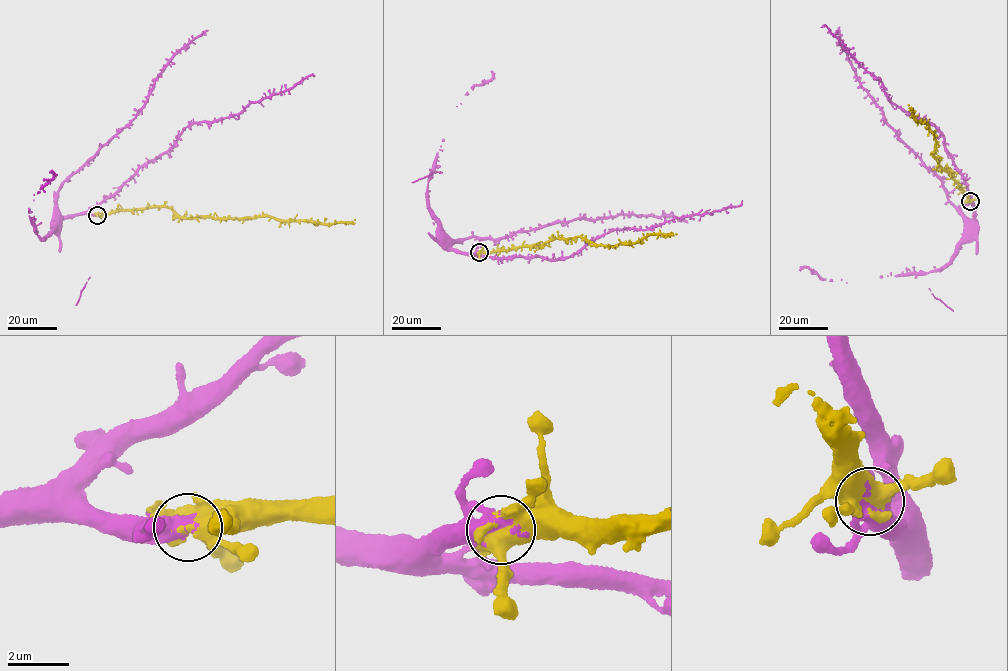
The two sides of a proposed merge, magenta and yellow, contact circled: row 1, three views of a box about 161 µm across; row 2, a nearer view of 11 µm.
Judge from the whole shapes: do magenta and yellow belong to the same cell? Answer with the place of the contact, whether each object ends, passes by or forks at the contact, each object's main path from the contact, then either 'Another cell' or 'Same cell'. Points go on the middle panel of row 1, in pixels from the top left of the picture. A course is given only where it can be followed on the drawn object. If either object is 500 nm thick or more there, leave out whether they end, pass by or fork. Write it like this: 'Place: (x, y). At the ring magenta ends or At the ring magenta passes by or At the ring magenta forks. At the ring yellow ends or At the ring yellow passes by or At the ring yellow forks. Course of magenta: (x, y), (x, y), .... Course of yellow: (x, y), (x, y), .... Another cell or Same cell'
Place: (479, 252). Course of magenta: (479, 252), (474, 254), (554, 260), (578, 252), (613, 230), (645, 230), (742, 204), (742, 200). Course of yellow: (479, 252), (527, 244), (541, 246), (548, 241), (581, 236), (598, 245), (611, 245), (660, 233), (677, 234). Same cell

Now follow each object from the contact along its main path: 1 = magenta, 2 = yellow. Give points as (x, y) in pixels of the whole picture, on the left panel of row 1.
1: (97, 214), (89, 212), (119, 191), (139, 168), (171, 150), (185, 128), (242, 112), (250, 103), (314, 76)
2: (97, 214), (162, 205), (188, 217), (268, 215), (326, 224), (355, 219)

